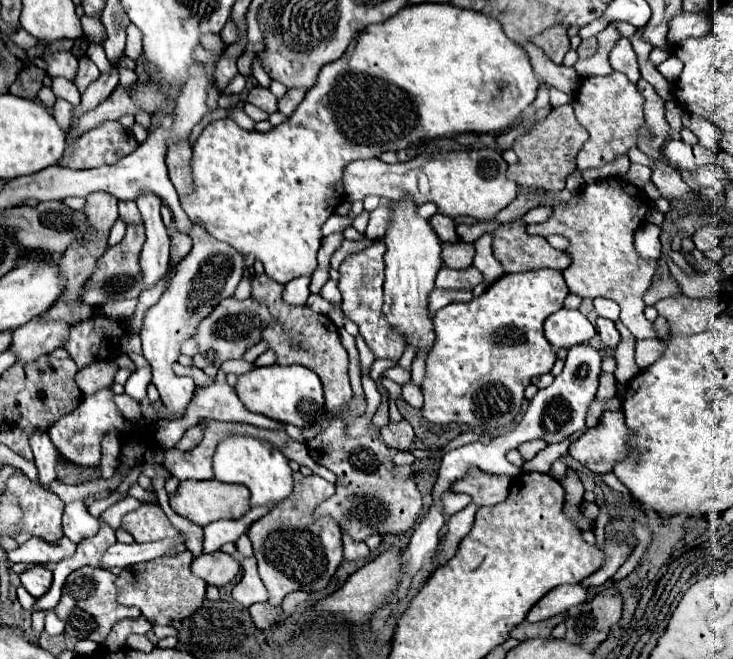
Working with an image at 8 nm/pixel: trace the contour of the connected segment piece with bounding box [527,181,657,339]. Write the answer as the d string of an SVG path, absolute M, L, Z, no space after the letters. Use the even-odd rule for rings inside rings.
M599 181L599 183L587 185L583 189L583 193L579 195L579 201L573 205L567 205L567 209L555 207L553 215L545 223L527 225L527 231L531 235L547 237L551 233L557 233L557 235L563 235L569 239L567 255L571 257L571 265L563 271L563 277L565 277L565 283L569 285L569 291L573 295L579 295L579 297L605 297L605 299L615 301L621 307L623 325L637 339L655 339L657 337L653 323L647 321L643 315L645 305L641 299L643 293L647 291L655 271L657 271L657 265L641 265L641 259L637 257L635 247L633 247L633 235L643 225L647 213L649 213L649 201L647 201L645 193L639 191L635 185L623 183L623 187L621 187L619 181Z

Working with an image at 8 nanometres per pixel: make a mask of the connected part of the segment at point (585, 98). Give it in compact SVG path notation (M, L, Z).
M613 71L607 77L583 79L579 91L575 93L573 109L579 123L589 131L589 139L583 143L577 155L577 167L601 167L613 161L617 155L627 153L637 145L637 129L643 125L643 95L639 95L637 85L633 85L623 73Z

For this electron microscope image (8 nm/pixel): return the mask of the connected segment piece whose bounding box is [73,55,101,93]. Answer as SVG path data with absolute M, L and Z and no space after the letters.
M83 55L83 57L79 57L79 71L77 71L77 77L75 77L73 83L77 85L79 93L83 93L85 87L89 87L99 75L101 75L101 73L99 73L97 65L95 65L87 55Z

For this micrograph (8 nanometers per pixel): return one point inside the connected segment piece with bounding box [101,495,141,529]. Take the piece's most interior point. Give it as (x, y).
(112, 515)

